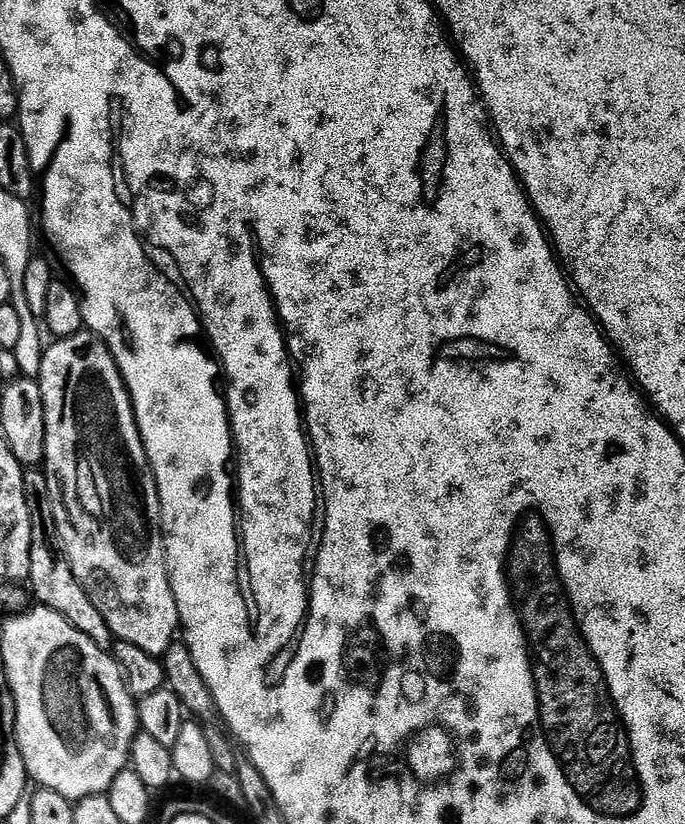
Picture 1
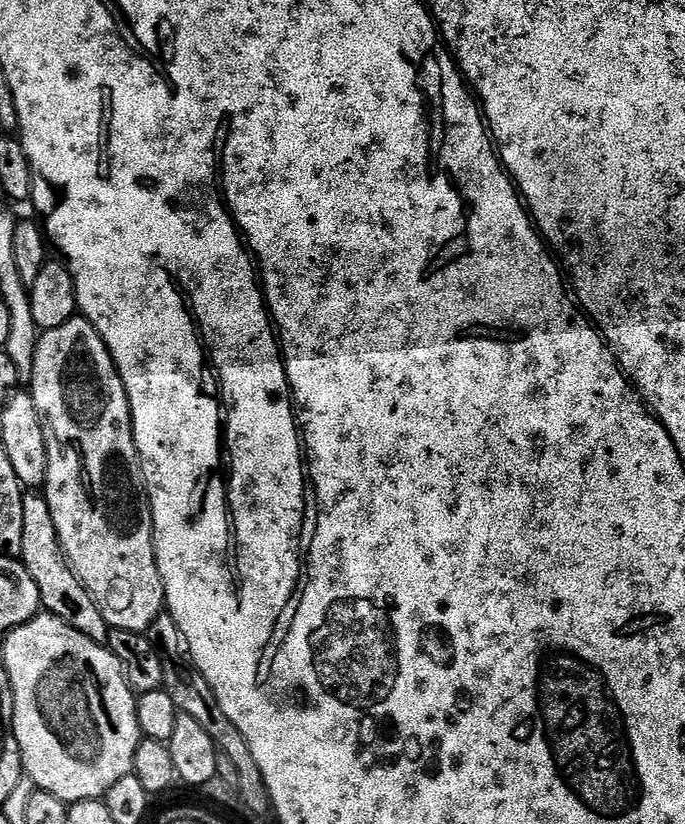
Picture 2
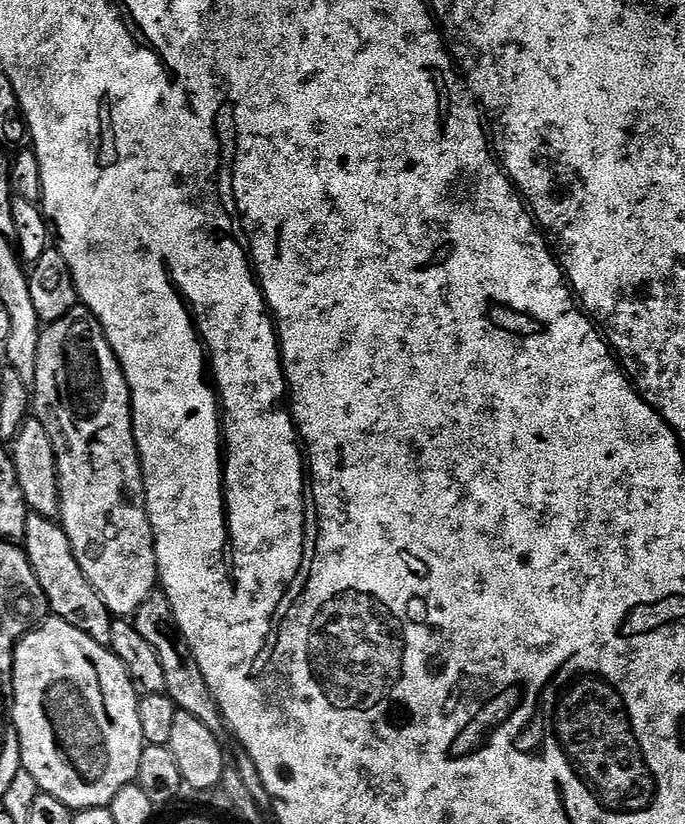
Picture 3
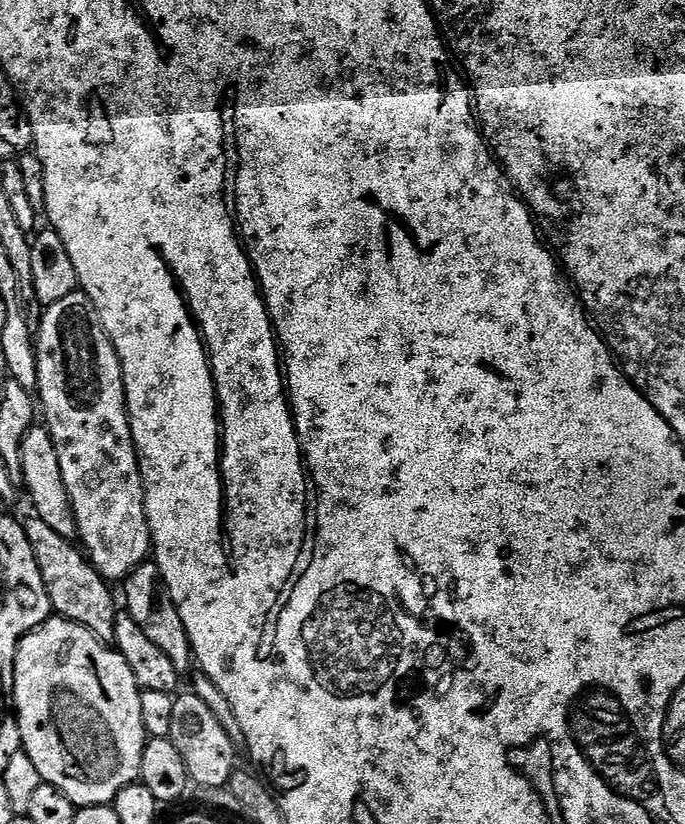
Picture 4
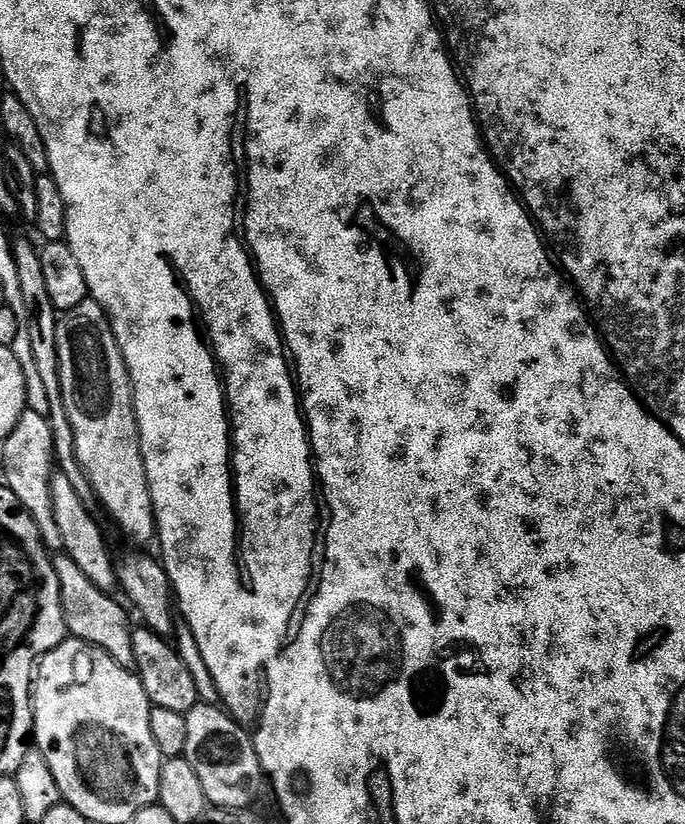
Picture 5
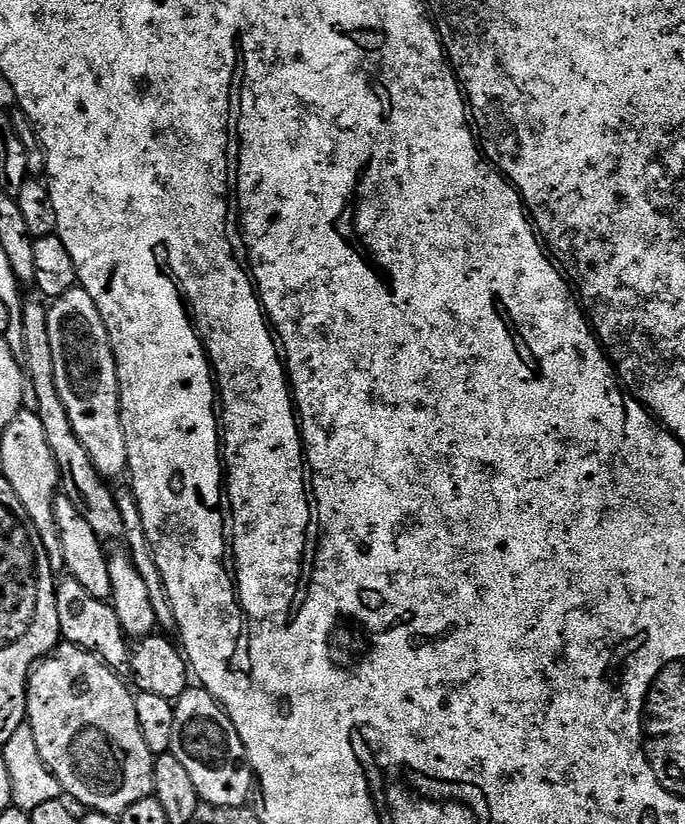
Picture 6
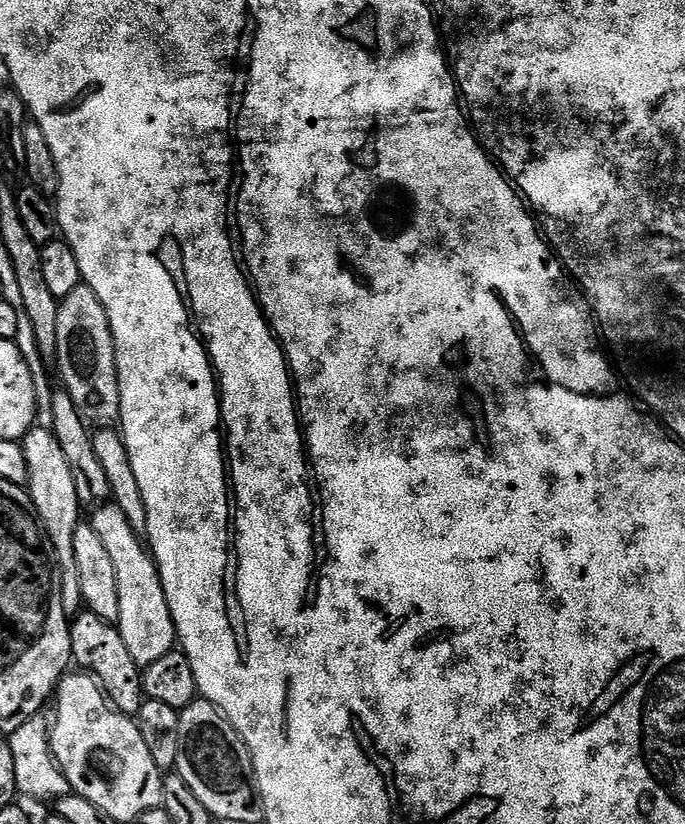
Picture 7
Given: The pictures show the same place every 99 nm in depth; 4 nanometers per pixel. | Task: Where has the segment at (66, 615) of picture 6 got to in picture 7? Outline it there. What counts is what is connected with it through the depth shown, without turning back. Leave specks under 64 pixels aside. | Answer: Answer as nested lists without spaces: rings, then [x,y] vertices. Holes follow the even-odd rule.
[[[84,610],[71,621],[69,632],[75,667],[87,672],[100,683],[104,696],[117,712],[123,716],[135,717],[146,699],[140,681],[142,668],[134,662],[134,658],[130,658],[130,650],[126,650],[126,642],[122,642],[119,627]]]

